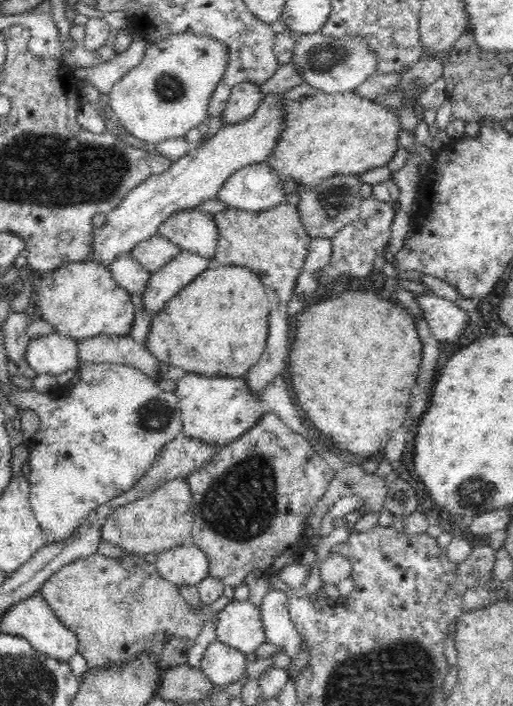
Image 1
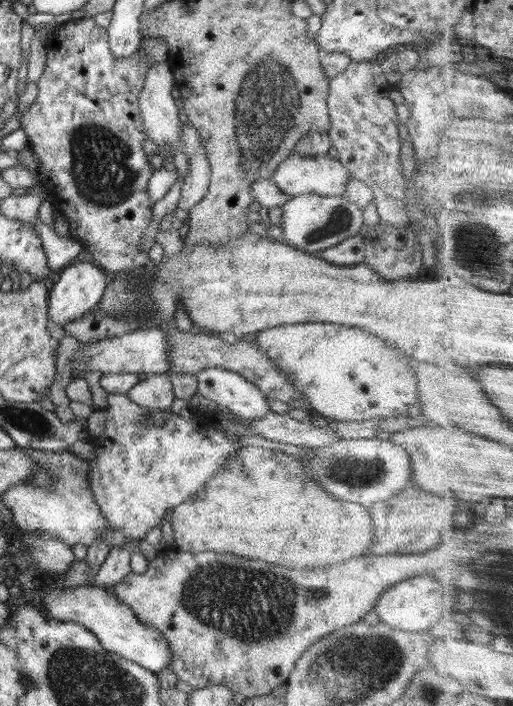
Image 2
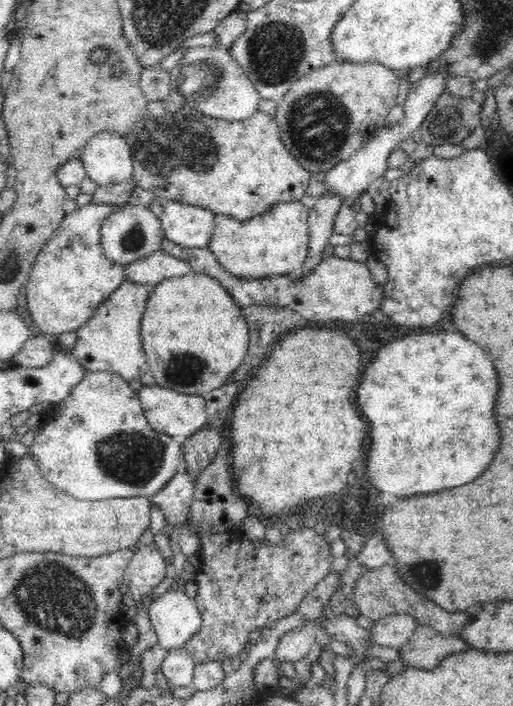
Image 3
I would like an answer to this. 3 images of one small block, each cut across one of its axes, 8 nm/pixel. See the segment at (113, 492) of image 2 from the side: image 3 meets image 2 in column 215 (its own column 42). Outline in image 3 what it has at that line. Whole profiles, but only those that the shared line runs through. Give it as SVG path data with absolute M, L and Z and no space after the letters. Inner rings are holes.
M87 371L61 403L46 408L41 422L42 426L36 429L34 442L28 449L32 450L37 467L46 480L76 500L150 498L162 490L180 468L184 470L180 462L186 438L171 437L152 428L138 393L118 373Z

